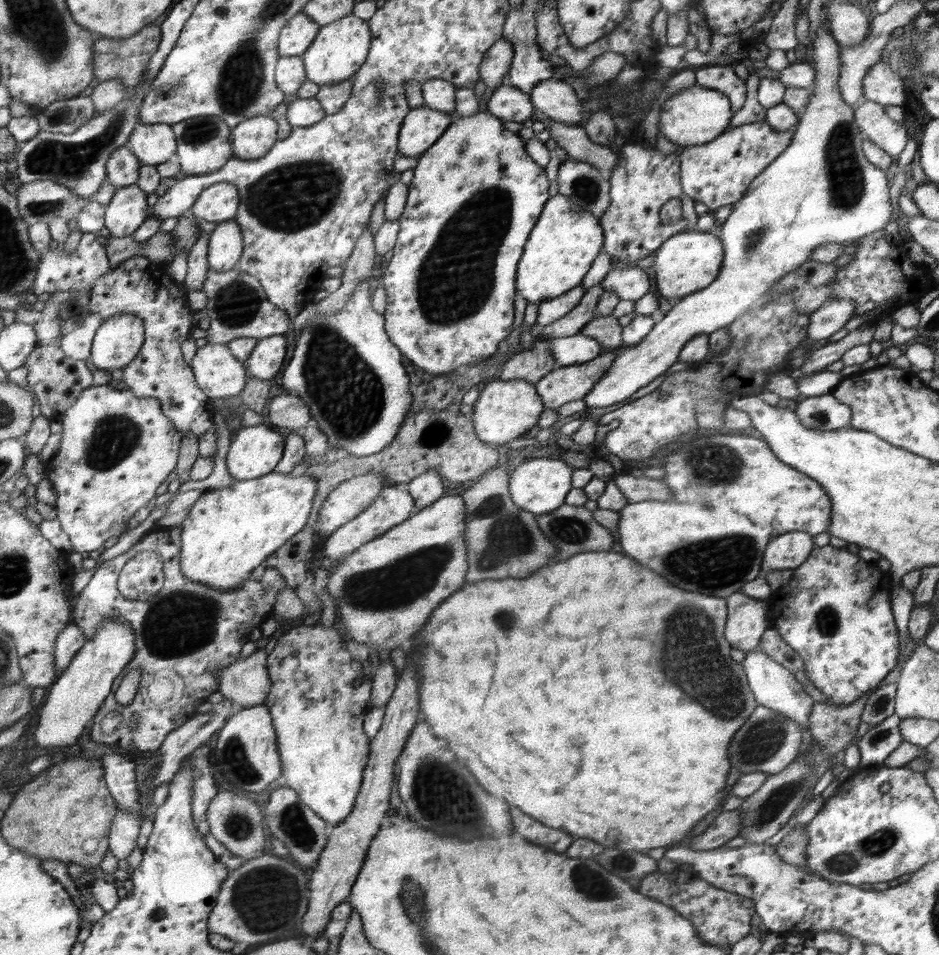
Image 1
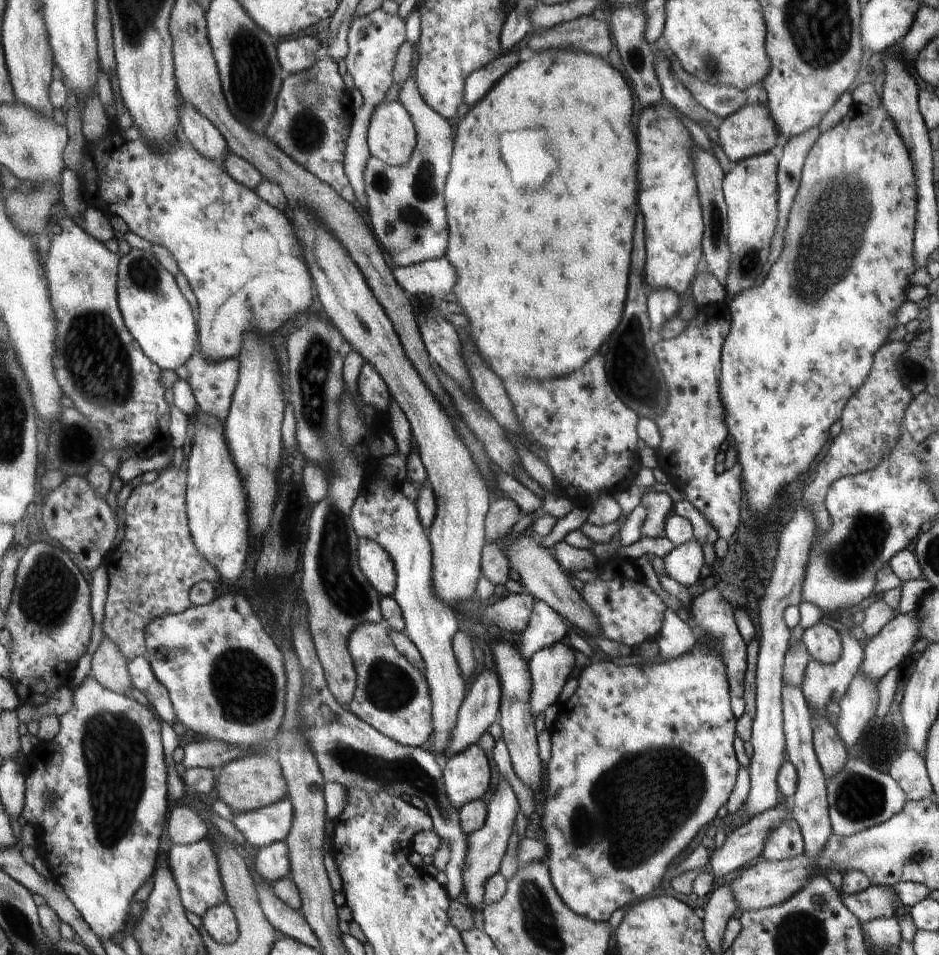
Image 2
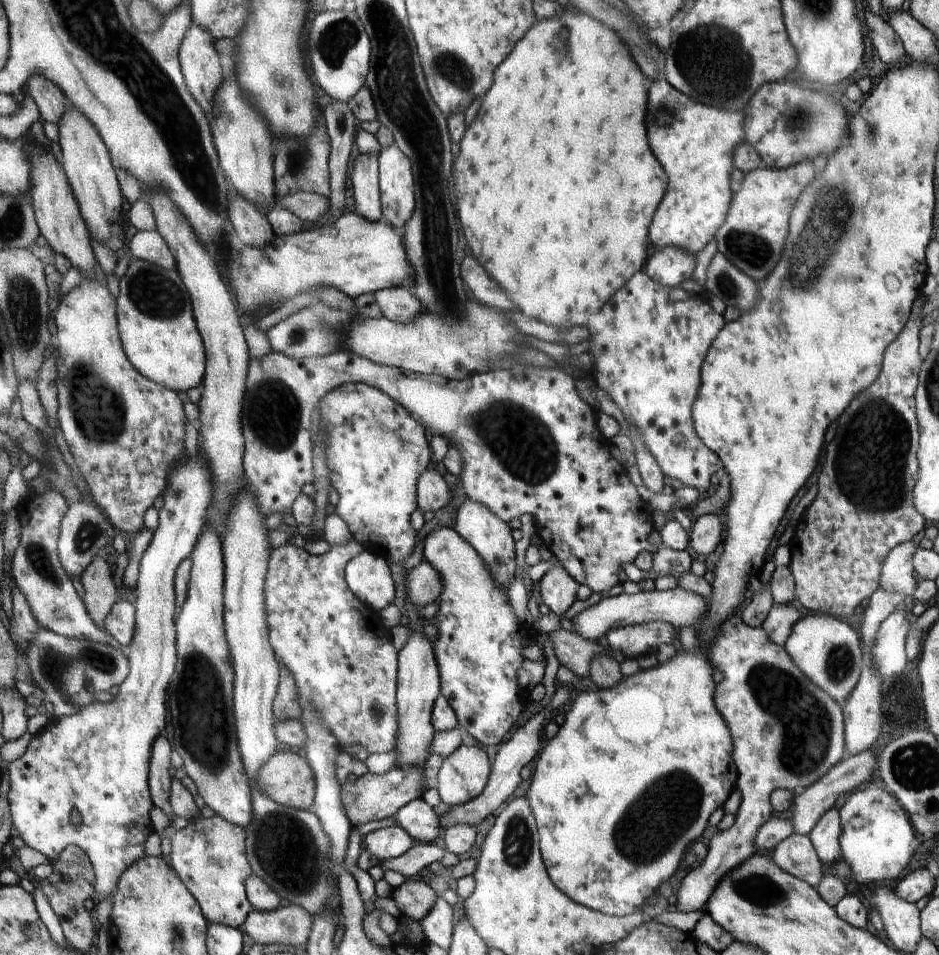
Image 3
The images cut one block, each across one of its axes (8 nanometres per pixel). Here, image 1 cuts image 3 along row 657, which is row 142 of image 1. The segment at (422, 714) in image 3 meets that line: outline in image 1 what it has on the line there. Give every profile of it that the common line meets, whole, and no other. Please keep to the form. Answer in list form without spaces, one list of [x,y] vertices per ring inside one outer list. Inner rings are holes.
[[[422,106],[413,108],[402,124],[402,154],[421,155],[429,150],[450,126],[450,114]]]

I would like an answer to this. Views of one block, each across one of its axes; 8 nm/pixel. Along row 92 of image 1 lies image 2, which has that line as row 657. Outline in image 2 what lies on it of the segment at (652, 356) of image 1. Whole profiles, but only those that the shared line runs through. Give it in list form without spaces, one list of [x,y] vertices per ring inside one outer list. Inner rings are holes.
[[[821,621],[803,633],[803,644],[811,659],[820,663],[835,664],[842,653],[842,642],[834,628]]]

